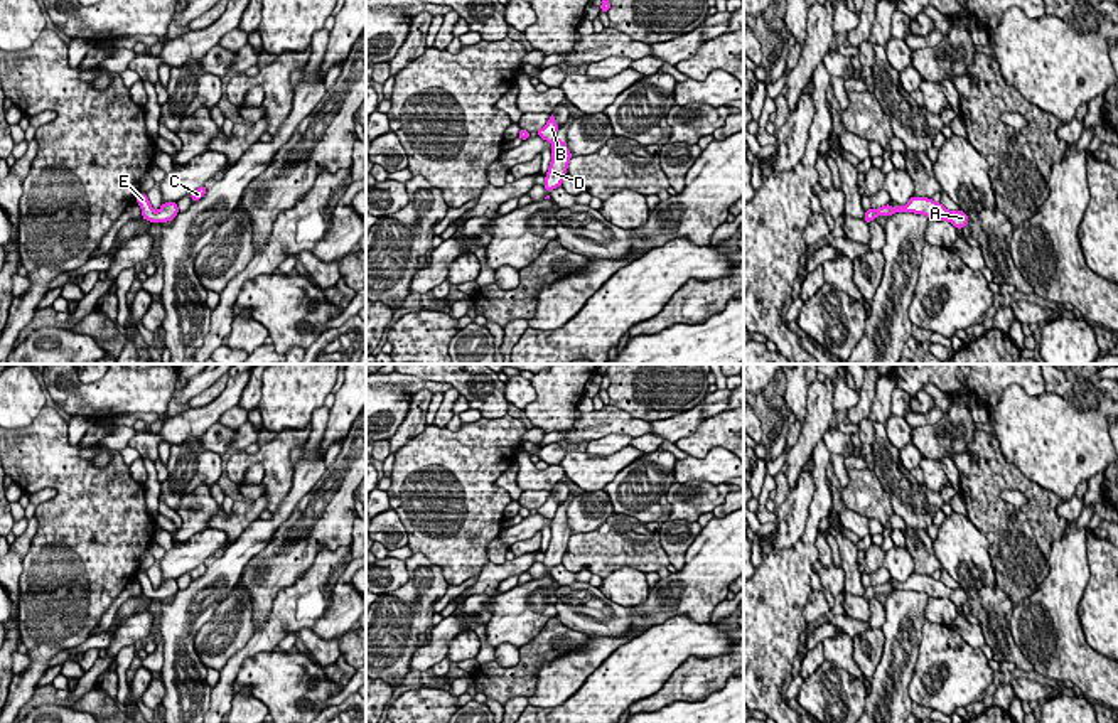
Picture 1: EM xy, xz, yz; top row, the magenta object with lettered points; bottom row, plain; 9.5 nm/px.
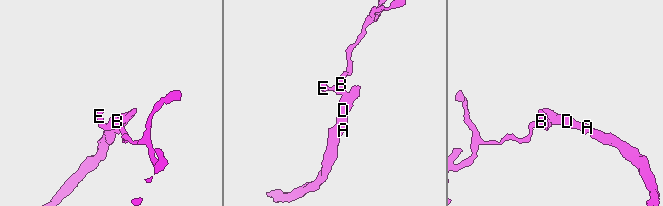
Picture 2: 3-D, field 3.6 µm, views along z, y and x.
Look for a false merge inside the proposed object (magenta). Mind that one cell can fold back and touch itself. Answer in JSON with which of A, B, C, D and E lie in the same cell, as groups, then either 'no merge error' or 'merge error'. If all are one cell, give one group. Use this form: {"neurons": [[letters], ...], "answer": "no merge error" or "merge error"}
{"neurons": [["A", "C", "D"], ["B", "E"]], "answer": "merge error"}

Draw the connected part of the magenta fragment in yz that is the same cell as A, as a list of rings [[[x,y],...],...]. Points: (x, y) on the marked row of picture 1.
[[[912,195],[906,206],[897,204],[895,212],[914,212],[934,221],[949,221],[956,229],[968,226],[966,212],[948,211],[941,202],[934,202],[927,197]]]

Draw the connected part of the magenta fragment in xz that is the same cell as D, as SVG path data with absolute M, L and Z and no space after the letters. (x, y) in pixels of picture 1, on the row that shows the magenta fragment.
M560 138L553 140L551 148L551 162L546 172L546 179L543 187L550 192L556 187L562 187L563 177L567 174L568 163L572 158L572 152L567 148L567 142L562 142Z

